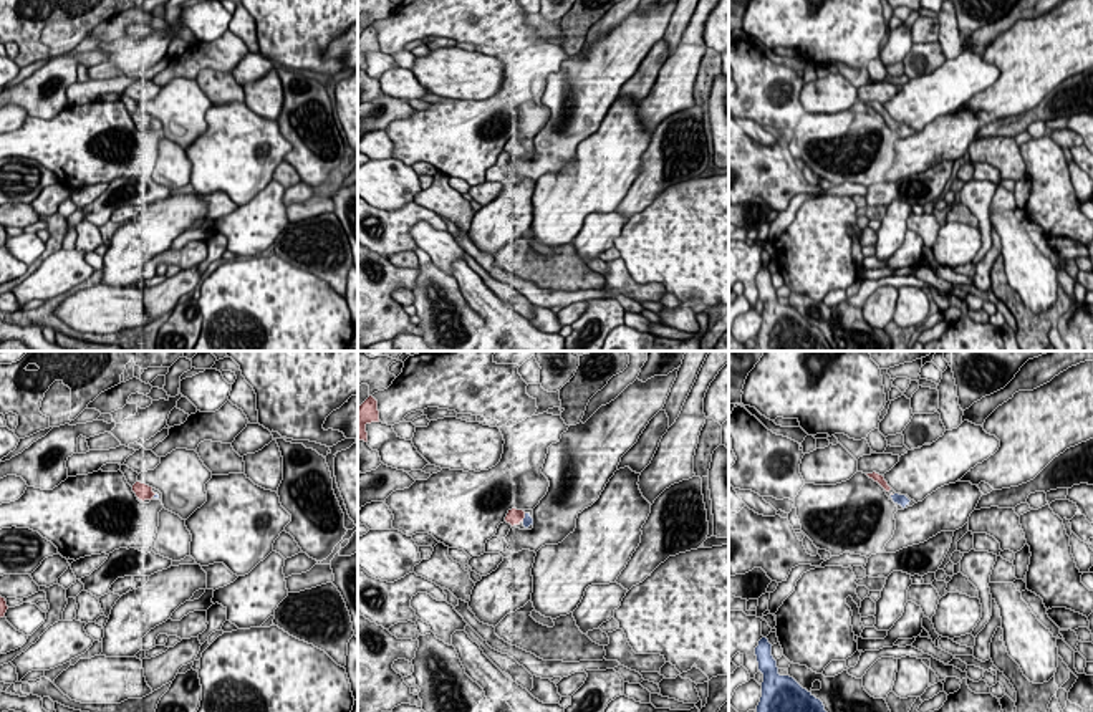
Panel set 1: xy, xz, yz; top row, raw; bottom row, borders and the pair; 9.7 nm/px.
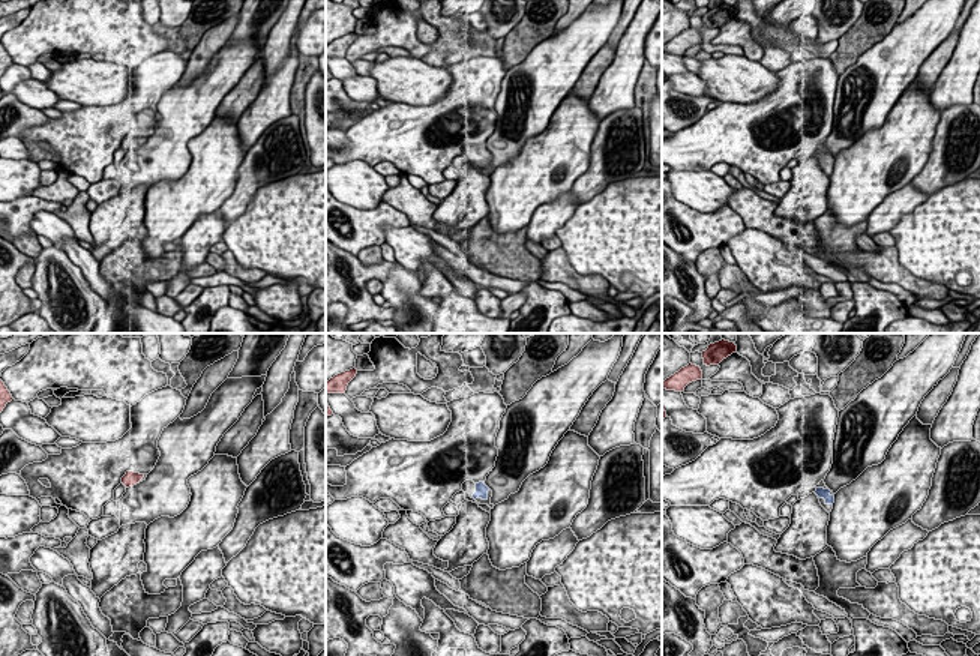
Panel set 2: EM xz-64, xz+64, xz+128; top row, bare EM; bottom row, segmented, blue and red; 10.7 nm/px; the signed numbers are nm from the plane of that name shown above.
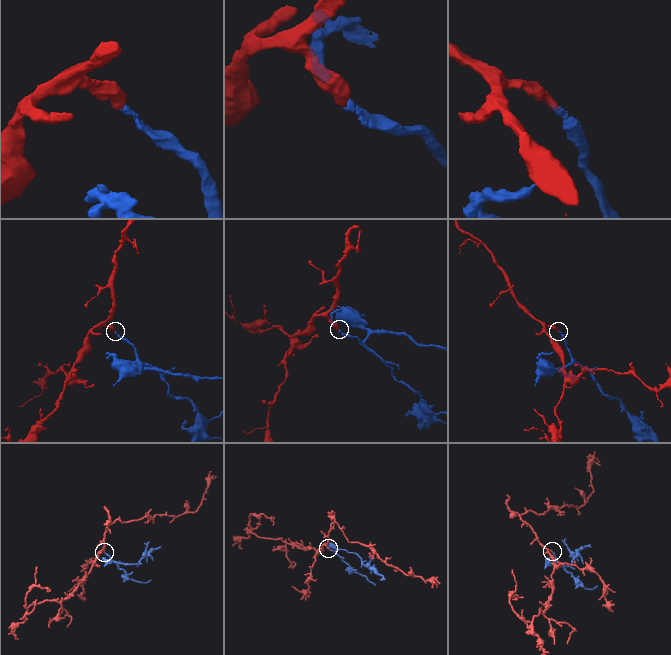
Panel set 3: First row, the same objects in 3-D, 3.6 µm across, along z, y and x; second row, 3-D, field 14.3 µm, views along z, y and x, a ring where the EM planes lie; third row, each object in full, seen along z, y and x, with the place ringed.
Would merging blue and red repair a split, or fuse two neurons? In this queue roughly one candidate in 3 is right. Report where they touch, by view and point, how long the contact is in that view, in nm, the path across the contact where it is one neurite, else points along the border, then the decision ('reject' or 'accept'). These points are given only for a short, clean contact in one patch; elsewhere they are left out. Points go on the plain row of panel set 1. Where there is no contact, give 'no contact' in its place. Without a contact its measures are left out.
meets blue in xz at (525, 146); contact 90 nm long; accept

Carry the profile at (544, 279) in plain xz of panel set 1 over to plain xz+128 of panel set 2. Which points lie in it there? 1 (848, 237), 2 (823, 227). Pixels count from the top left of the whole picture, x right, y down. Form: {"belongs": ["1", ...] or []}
{"belongs": ["1", "2"]}

